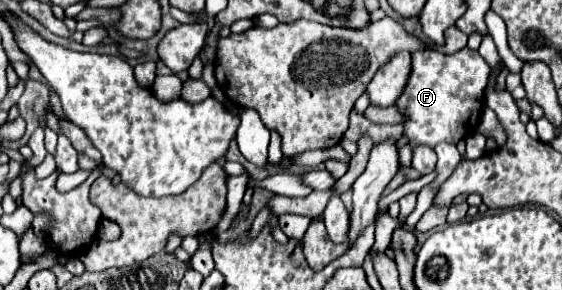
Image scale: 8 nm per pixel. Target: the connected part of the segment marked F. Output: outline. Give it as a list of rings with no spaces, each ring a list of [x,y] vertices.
[[[463,48],[455,54],[441,54],[435,50],[423,50],[413,54],[413,72],[411,78],[405,86],[405,92],[399,96],[397,106],[407,114],[405,120],[405,134],[409,136],[409,144],[405,148],[399,150],[401,156],[401,164],[403,166],[411,166],[411,148],[415,144],[425,144],[434,148],[439,142],[451,142],[457,144],[461,138],[469,136],[475,132],[477,124],[479,124],[479,112],[485,104],[485,86],[487,86],[487,78],[489,78],[489,66],[487,62],[479,56],[479,52]]]

